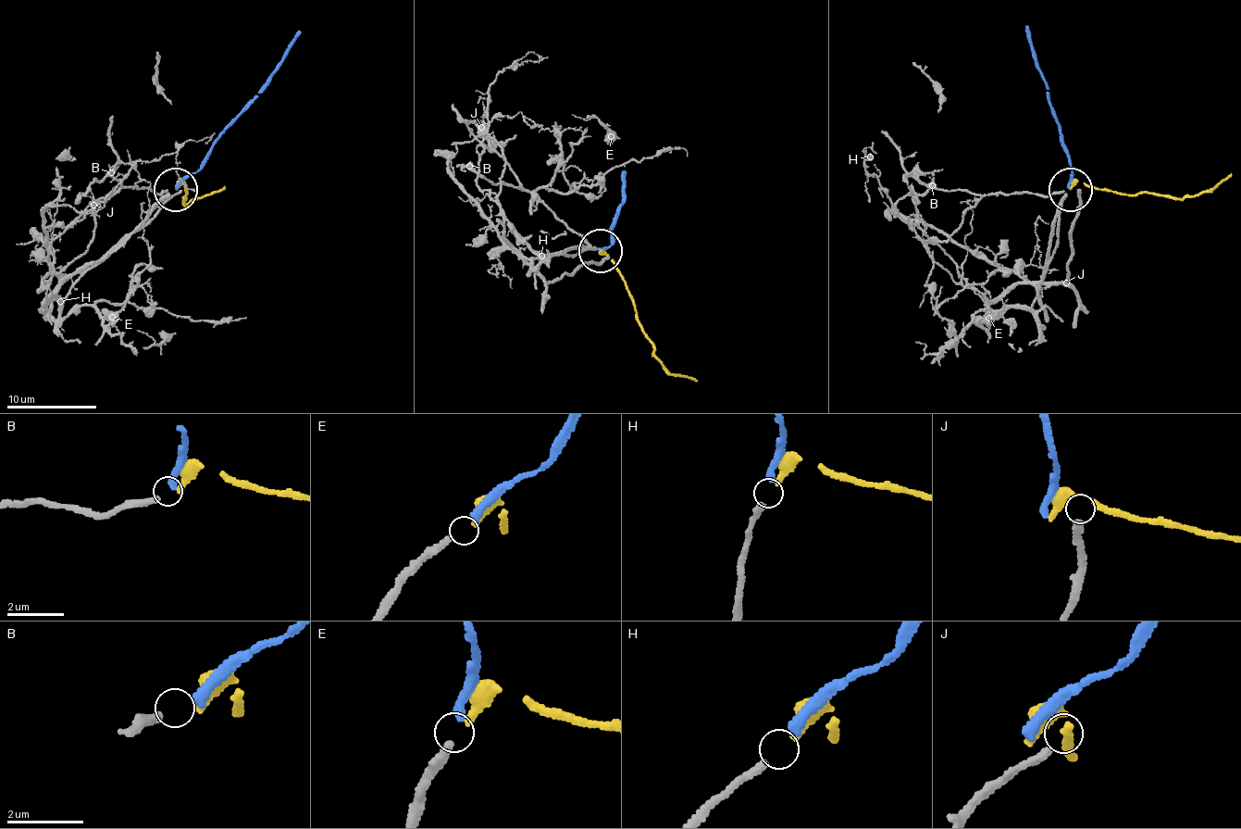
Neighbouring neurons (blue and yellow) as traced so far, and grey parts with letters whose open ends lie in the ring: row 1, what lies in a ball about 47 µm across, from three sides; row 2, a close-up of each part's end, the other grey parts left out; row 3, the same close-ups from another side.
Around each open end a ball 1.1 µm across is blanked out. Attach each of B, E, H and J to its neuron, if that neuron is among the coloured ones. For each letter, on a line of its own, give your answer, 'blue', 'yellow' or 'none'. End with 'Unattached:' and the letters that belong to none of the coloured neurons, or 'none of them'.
B: yellow
E: blue
H: none
J: none
Unattached: H, J

